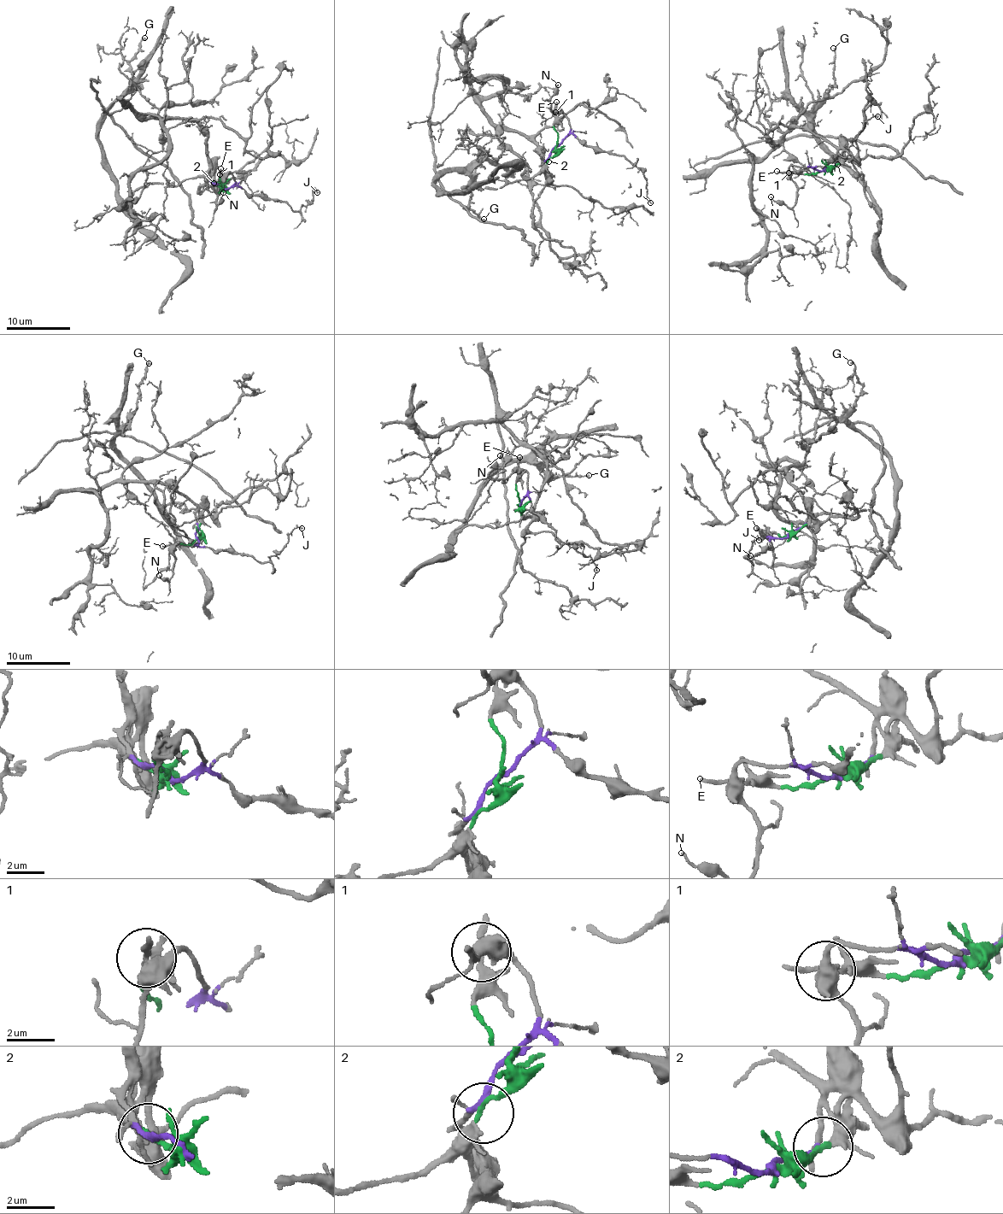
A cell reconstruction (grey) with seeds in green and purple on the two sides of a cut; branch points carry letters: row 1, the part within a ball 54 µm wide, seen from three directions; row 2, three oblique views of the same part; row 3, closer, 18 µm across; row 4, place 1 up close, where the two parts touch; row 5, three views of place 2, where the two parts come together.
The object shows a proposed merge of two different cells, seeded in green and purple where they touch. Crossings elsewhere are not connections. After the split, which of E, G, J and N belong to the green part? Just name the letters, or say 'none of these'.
E, G

